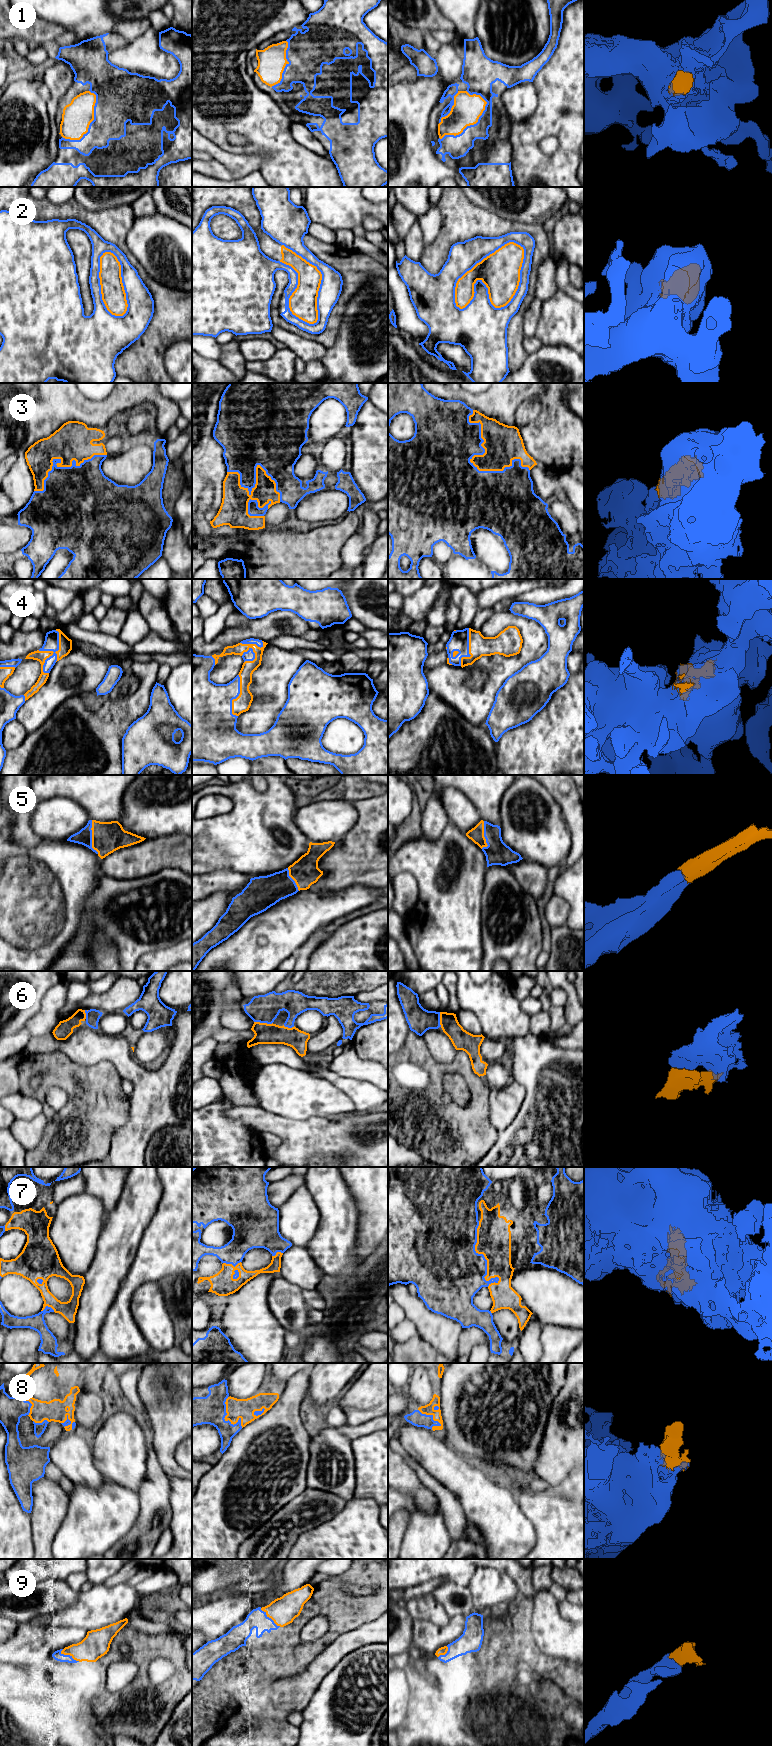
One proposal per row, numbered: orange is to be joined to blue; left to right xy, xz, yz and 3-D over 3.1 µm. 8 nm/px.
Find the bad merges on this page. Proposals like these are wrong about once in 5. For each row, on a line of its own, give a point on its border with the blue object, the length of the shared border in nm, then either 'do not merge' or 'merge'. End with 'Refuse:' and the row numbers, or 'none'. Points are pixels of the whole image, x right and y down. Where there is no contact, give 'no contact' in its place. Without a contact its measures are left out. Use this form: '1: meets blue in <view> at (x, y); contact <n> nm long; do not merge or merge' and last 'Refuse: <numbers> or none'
1: meets blue in yz at (467, 126); contact 480 nm long; merge
2: meets blue in yz at (477, 262); contact 700 nm long; do not merge
3: meets blue in yz at (469, 461); contact 650 nm long; merge
4: meets blue in xy at (54, 652); contact 360 nm long; merge
5: meets blue in xy at (91, 837); contact 280 nm long; merge
6: meets blue in xz at (263, 1022); contact 150 nm long; merge
7: meets blue in yz at (486, 1261); contact 550 nm long; merge
8: meets blue in xz at (224, 1419); contact 280 nm long; merge
9: meets blue in xz at (270, 1618); contact 220 nm long; merge
Refuse: 2

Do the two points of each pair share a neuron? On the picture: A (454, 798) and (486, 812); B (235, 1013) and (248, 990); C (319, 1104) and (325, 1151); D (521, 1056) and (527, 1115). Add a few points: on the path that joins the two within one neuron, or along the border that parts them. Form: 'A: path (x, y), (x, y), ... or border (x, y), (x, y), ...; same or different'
A: border (461, 791), (475, 806), (481, 819); different
B: border (235, 981), (243, 996); different
C: border (344, 1114), (331, 1117), (310, 1117), (298, 1121); different
D: path (532, 1071), (532, 1100); same

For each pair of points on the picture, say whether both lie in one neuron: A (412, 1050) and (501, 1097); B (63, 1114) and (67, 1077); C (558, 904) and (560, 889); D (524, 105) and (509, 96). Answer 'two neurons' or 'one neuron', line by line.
A: two neurons
B: one neuron
C: two neurons
D: one neuron

